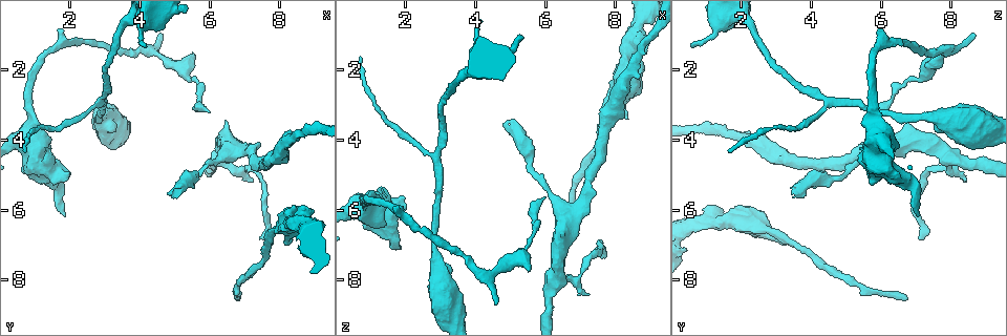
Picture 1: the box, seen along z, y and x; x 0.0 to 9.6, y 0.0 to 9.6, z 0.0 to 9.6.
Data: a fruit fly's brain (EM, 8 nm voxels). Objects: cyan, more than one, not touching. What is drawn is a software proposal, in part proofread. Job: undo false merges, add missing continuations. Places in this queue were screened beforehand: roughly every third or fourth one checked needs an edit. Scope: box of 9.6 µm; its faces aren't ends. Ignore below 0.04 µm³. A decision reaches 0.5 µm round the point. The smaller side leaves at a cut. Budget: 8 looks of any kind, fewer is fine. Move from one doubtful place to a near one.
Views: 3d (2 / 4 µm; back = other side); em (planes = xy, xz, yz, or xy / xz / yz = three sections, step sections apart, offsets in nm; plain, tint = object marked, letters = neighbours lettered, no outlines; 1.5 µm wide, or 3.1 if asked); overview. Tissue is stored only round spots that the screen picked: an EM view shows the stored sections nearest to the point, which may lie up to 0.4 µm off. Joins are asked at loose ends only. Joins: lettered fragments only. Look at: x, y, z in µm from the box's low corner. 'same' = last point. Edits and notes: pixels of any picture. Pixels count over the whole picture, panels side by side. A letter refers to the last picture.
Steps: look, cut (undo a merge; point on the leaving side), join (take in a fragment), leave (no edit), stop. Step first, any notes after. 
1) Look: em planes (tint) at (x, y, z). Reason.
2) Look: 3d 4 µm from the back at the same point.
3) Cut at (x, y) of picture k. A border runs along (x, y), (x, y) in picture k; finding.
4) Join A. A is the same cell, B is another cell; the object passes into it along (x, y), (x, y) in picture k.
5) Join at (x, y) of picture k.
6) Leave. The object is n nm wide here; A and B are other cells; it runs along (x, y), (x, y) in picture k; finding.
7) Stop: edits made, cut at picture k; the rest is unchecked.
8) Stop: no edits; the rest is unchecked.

Look: em xy step 4 (tint) at (5.50, 2.35, 6.95). Calibre changes.

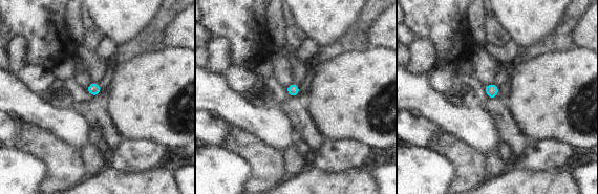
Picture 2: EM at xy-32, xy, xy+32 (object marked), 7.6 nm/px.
Look: em yz step 8 (tint) at the same point. Another direction.

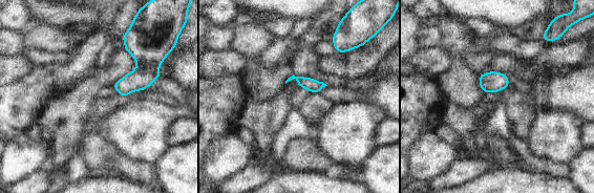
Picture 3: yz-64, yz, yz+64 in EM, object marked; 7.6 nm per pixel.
Look: em yz step 8 (letters) at the same point.

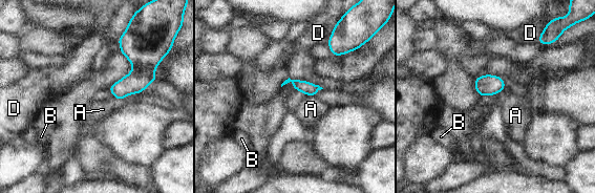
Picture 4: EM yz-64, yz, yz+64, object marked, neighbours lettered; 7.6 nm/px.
Leave. The longest contact is with D, 100 nm; A, B and D are other cells; a border runs along (113, 97), (122, 100) in picture 4; all the same cell.

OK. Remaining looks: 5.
Look: 3d 4 µm at (1.70, 0.95, 6.05). An open end.

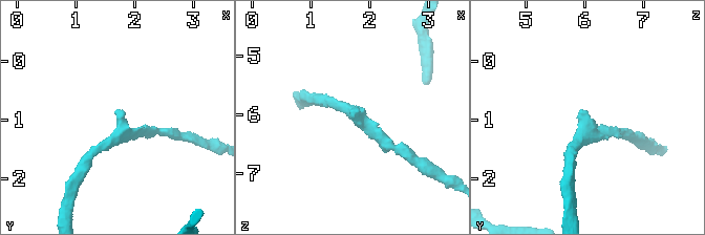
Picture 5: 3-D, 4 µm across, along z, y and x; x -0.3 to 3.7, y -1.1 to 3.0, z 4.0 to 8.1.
Look: em xy step 8 (letters) at (1.65, 0.90, 6.05). The arms are 160, 190 nm wide; now the EM.

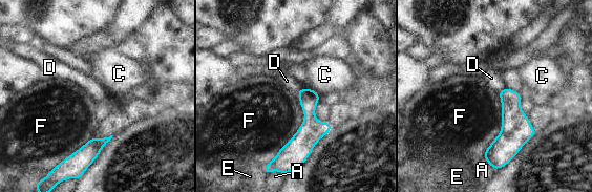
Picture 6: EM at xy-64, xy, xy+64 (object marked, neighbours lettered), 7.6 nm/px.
Look: em planes (letters) at the same point.

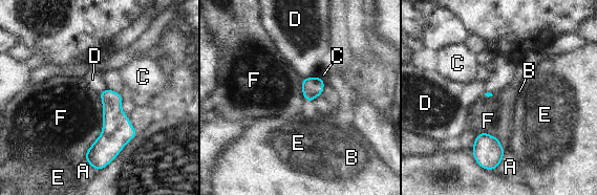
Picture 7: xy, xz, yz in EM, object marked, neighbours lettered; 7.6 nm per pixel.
Leave. A, B, C, D, E and F are other cells; a border runs along (477, 133), (495, 136), (505, 151) in picture 7; no lettered fragment goes on from it.

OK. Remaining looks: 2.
Look: em xz step 8 (letters) at (6.75, 8.60, 6.75). Thin end.

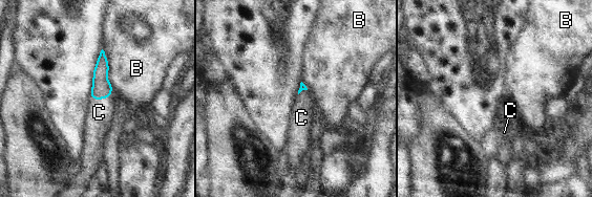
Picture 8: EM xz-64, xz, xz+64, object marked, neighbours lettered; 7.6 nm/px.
Look: em planes (letters) at the same point. Another direction.

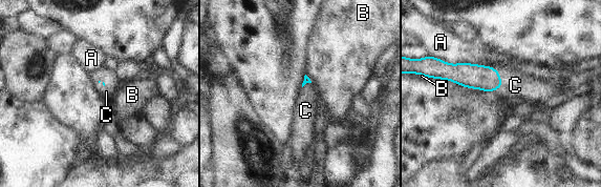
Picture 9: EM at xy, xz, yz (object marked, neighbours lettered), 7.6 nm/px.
Join C. C is the same cell, A and B are other cells; the object passes into it along (472, 76), (500, 79), (515, 85) in picture 9; the cell continues.

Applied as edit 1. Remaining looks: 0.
Stop: edits made, join at picture 9; the rest is unchecked.

